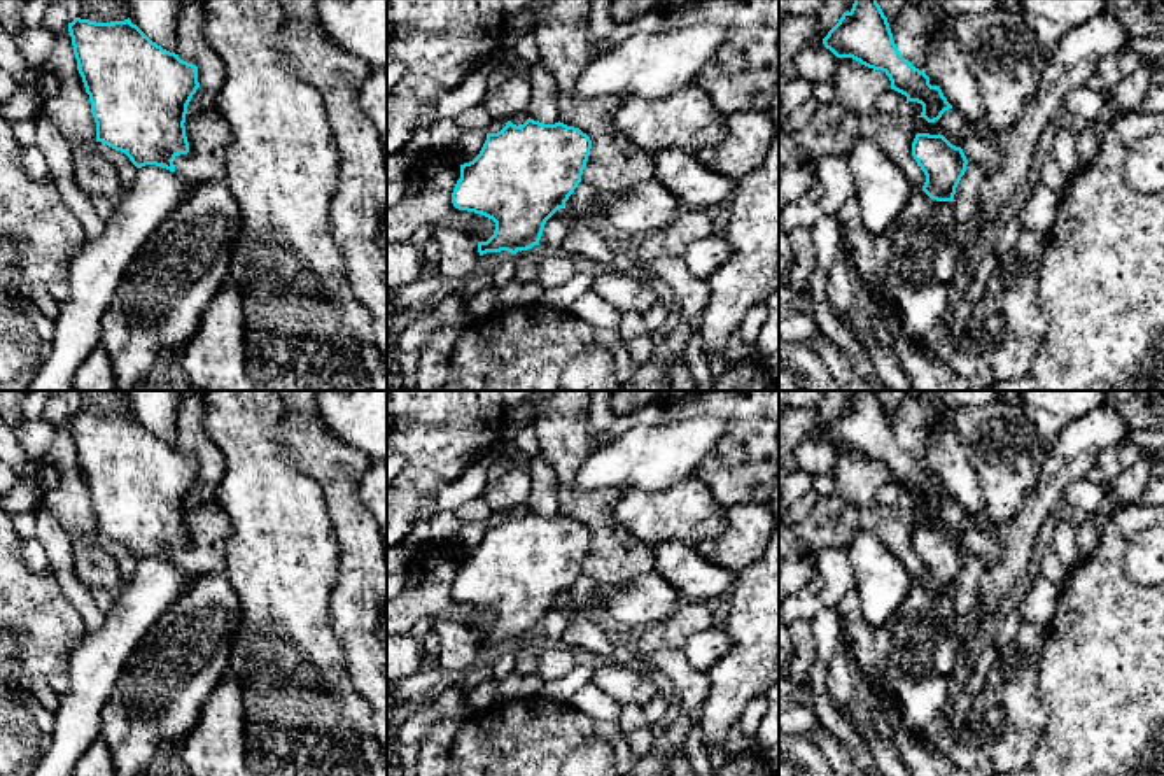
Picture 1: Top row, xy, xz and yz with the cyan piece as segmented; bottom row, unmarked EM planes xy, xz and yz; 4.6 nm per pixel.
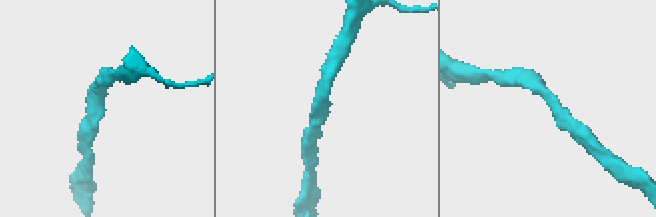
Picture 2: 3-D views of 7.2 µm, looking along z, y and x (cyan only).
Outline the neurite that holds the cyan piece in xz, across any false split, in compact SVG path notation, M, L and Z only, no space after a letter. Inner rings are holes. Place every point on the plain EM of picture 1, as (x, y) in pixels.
M527 511L516 519L511 513L497 526L487 526L480 547L460 557L452 596L459 603L481 606L495 615L487 634L478 634L480 648L487 645L532 641L539 638L546 613L565 599L565 594L581 575L592 541L592 533L579 520L564 515L544 517Z

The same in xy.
M131 412L68 415L77 462L96 515L96 534L124 545L137 561L156 557L175 564L173 552L189 545L187 497L200 480L198 459L152 434Z

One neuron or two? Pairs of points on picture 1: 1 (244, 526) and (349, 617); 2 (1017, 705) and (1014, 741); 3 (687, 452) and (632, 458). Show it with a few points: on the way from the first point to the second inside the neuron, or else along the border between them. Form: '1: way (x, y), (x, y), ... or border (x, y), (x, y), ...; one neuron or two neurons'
1: border (336, 559), (329, 615), (338, 640); two neurons
2: way (1017, 713), (1017, 733); one neuron
3: way (673, 452), (646, 458); one neuron

